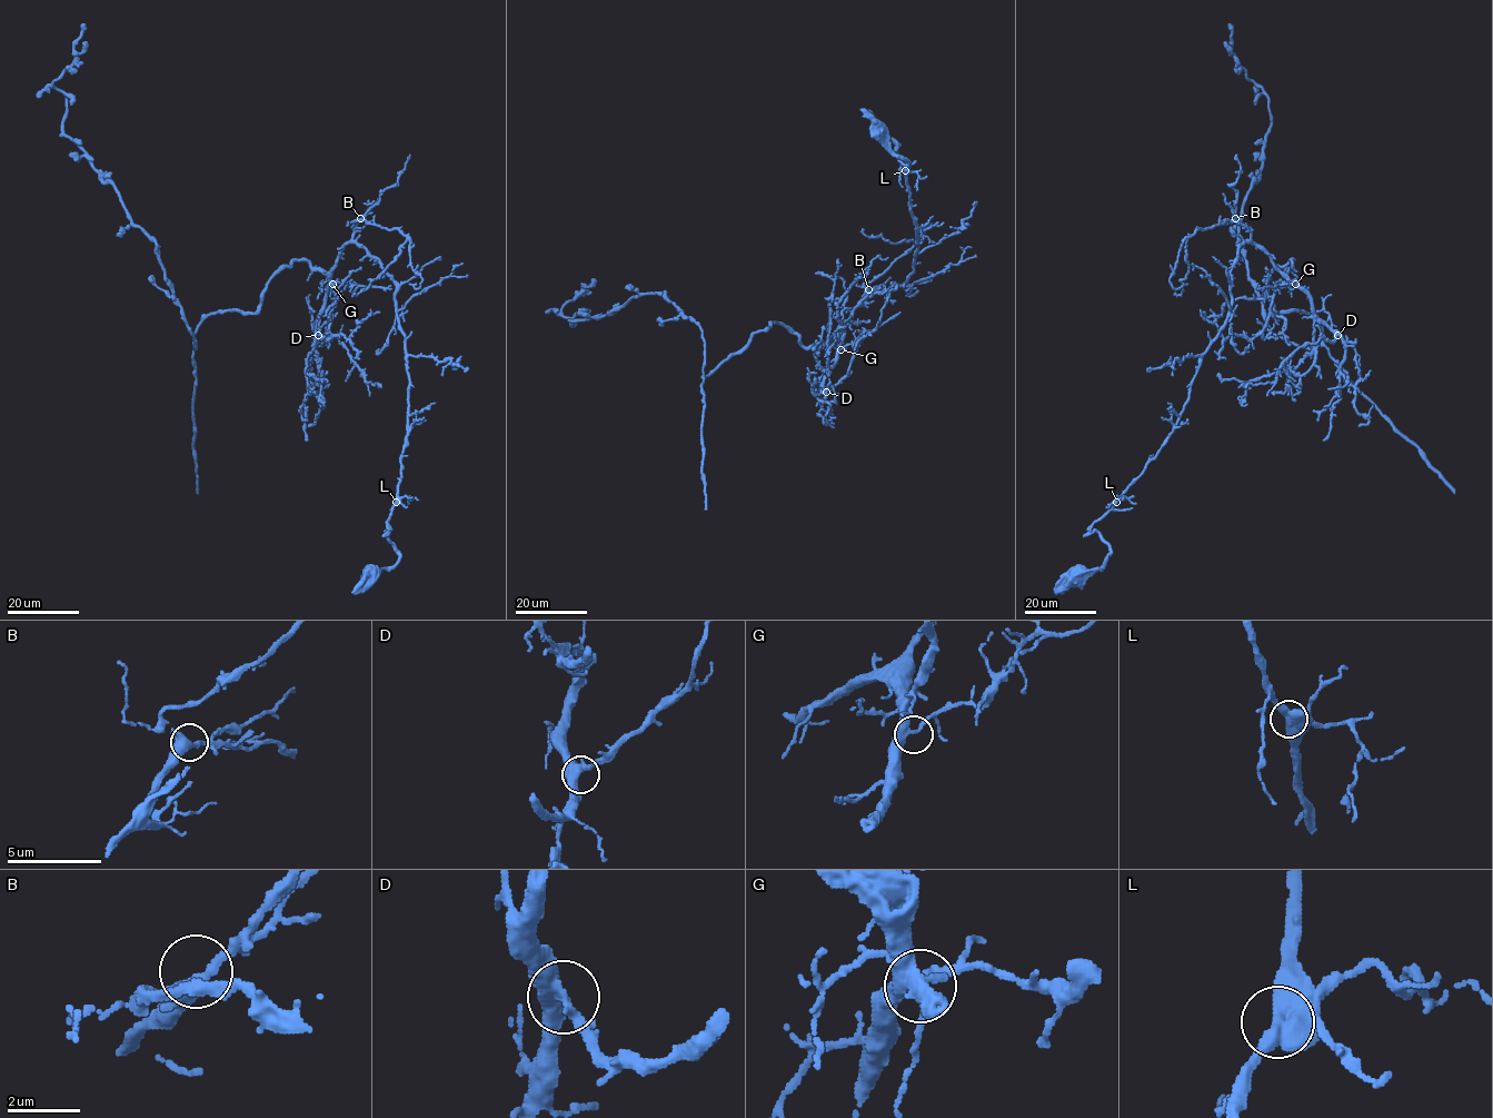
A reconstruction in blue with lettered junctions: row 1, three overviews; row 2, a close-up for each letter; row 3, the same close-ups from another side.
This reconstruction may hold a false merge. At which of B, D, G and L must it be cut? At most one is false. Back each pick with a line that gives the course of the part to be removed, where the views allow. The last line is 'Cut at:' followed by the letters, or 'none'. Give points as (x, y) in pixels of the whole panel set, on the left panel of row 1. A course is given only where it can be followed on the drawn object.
Cut at: none

